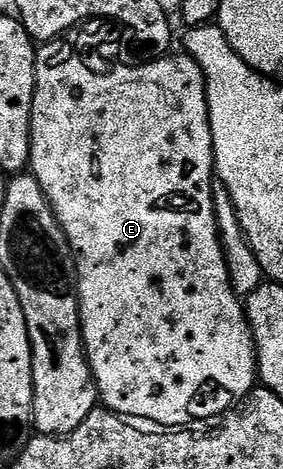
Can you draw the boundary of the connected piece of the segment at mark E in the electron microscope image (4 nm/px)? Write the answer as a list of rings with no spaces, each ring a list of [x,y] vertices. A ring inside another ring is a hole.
[[[89,20],[69,30],[67,34],[54,39],[52,42],[43,43],[36,51],[36,91],[34,92],[34,104],[32,105],[32,151],[30,152],[30,173],[38,180],[42,192],[52,205],[54,216],[66,232],[66,240],[70,244],[73,254],[76,255],[76,296],[80,299],[80,330],[84,334],[84,352],[88,355],[88,363],[92,369],[92,378],[96,382],[96,393],[99,401],[107,409],[120,415],[125,420],[140,420],[145,418],[148,423],[156,428],[188,428],[193,424],[200,424],[203,418],[216,420],[228,413],[229,410],[240,405],[251,390],[257,389],[258,371],[256,368],[256,343],[257,339],[252,338],[252,326],[248,323],[248,318],[244,315],[245,303],[234,292],[230,284],[230,272],[226,268],[226,256],[224,255],[224,243],[220,241],[220,226],[216,222],[216,201],[212,195],[212,183],[214,181],[214,156],[212,155],[212,137],[210,136],[210,120],[208,119],[208,105],[206,104],[206,88],[204,87],[204,77],[202,68],[194,59],[187,56],[172,58],[173,56],[160,56],[156,62],[148,62],[145,66],[112,66],[109,70],[99,70],[96,62],[92,59],[92,54],[100,54],[103,50],[108,50],[112,46],[112,41],[116,38],[117,27],[108,20]],[[148,382],[172,382],[172,410],[168,410],[168,394],[164,390],[148,390]]]

